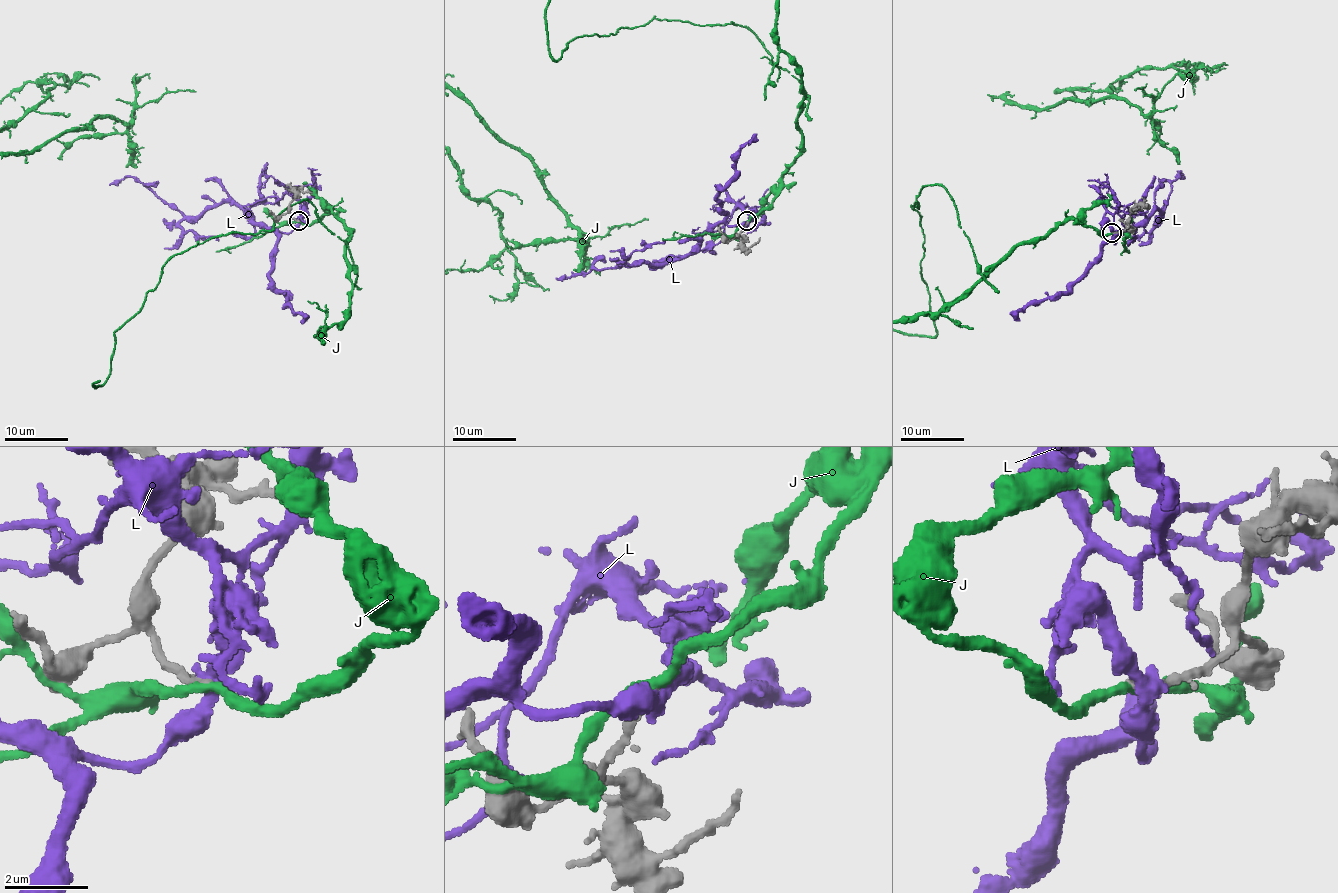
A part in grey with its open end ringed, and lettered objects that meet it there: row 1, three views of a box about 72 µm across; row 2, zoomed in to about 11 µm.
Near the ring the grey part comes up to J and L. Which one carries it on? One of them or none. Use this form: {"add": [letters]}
{"add": []}

